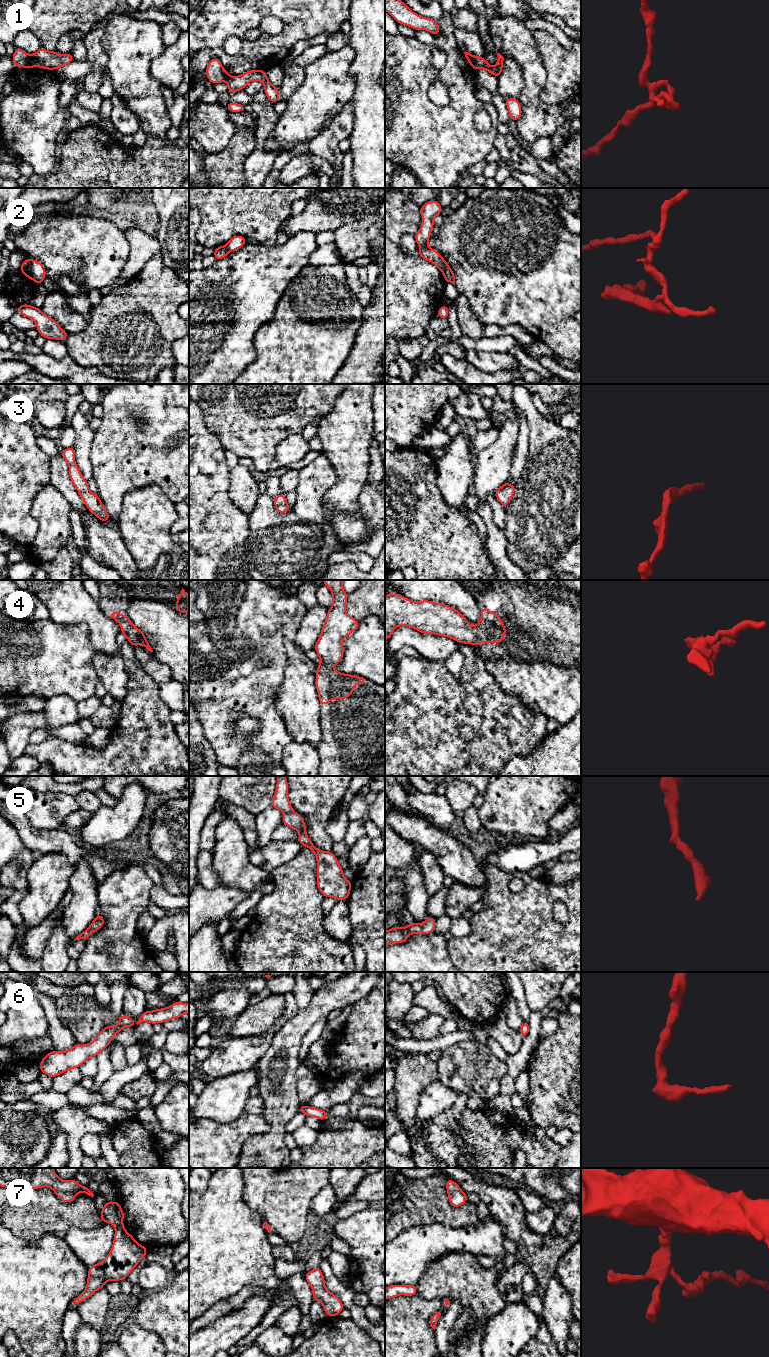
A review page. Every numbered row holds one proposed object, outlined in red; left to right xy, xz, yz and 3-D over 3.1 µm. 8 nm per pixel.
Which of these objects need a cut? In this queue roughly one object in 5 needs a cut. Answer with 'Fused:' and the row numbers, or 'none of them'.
Fused: 1, 2, 4

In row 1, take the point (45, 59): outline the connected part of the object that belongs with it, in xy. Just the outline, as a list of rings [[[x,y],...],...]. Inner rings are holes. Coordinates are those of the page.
[[[41,47],[37,52],[31,55],[30,68],[38,66],[41,69],[57,70],[72,61],[74,61],[74,58],[71,53],[59,54],[56,51],[48,51],[44,47]]]

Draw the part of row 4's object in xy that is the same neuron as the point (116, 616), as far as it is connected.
[[[112,611],[109,615],[114,621],[118,623],[122,623],[123,627],[125,627],[128,631],[132,631],[132,627],[130,625],[126,626],[124,623],[126,621],[125,615],[122,615],[121,613],[117,611]]]

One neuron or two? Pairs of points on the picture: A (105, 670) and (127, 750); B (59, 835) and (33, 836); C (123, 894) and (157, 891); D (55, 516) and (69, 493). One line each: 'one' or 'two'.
A: two
B: one
C: two
D: two

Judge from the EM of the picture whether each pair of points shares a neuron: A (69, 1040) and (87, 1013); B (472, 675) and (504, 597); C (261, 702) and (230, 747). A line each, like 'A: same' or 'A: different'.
A: different
B: different
C: same

